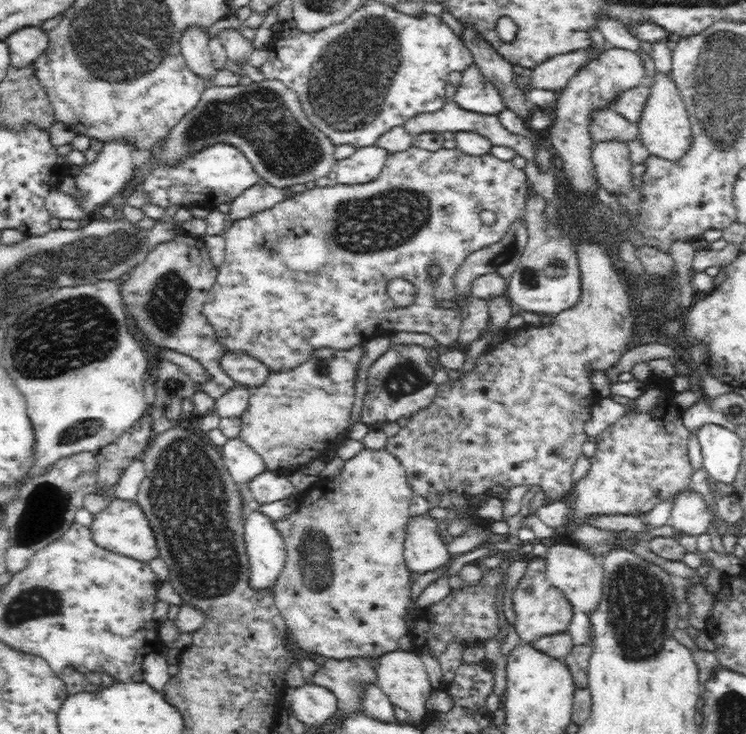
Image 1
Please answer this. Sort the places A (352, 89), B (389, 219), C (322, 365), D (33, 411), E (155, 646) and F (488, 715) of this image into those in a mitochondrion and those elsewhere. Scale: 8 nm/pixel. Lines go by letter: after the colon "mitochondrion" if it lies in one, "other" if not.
A: mitochondrion
B: mitochondrion
C: mitochondrion
D: other
E: other
F: other

